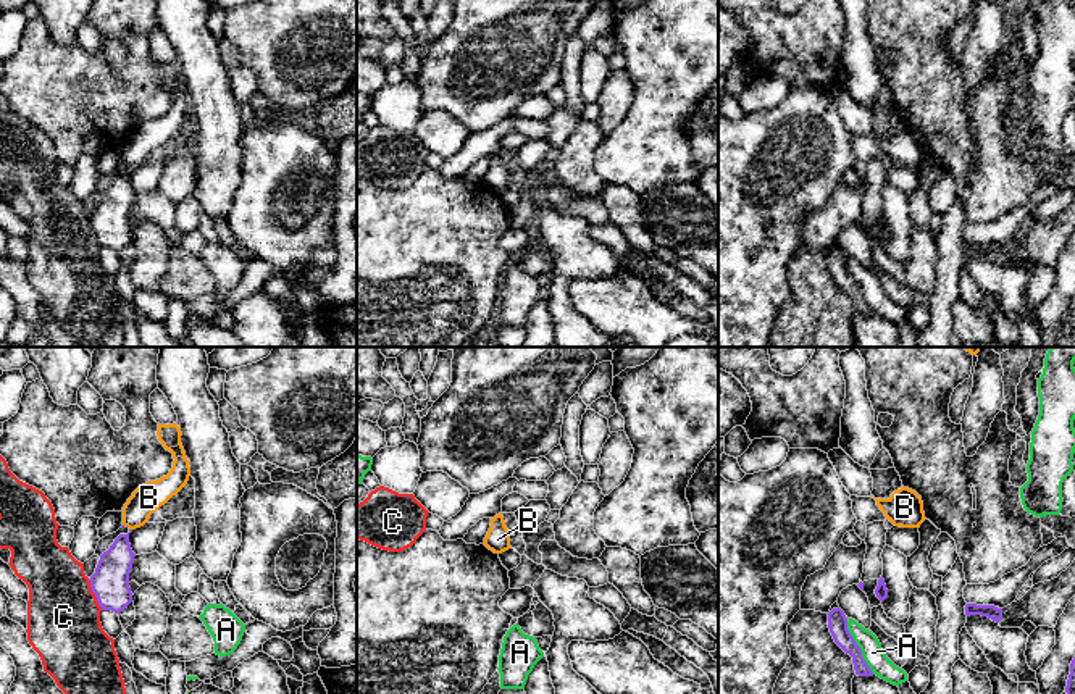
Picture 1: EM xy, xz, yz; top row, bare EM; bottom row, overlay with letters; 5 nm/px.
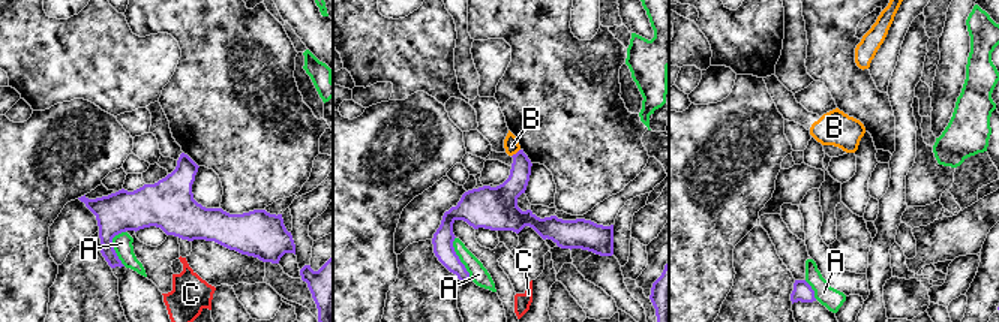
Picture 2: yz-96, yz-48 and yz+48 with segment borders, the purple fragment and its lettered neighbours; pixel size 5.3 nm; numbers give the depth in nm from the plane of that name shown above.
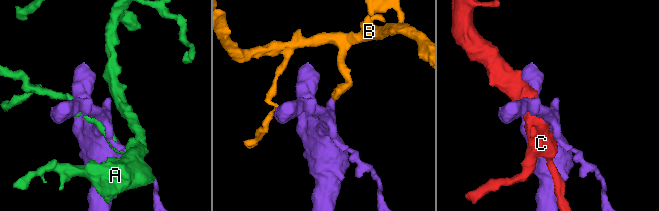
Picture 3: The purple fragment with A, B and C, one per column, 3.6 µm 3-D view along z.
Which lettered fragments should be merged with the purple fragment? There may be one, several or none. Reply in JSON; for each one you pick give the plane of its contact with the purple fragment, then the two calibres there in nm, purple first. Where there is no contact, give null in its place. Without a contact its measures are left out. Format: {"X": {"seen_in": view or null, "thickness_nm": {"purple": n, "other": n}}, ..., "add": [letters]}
{"add": []}

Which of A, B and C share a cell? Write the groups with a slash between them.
A / B / C

